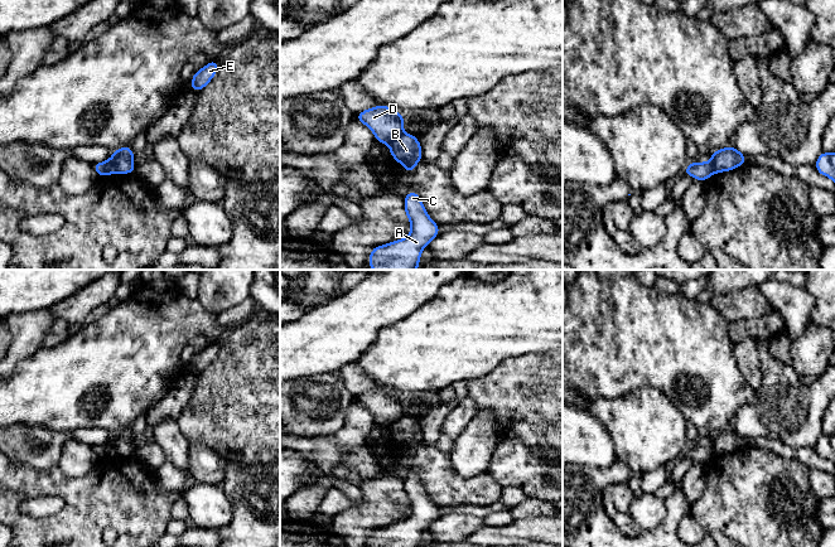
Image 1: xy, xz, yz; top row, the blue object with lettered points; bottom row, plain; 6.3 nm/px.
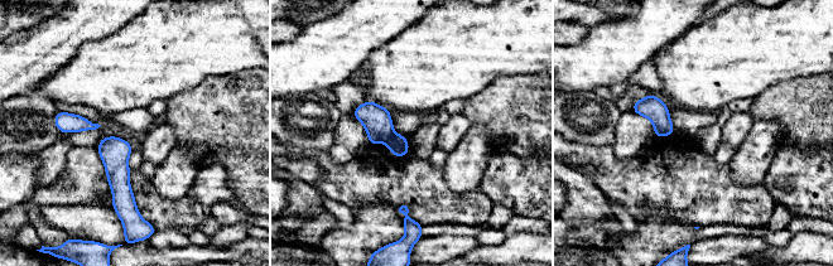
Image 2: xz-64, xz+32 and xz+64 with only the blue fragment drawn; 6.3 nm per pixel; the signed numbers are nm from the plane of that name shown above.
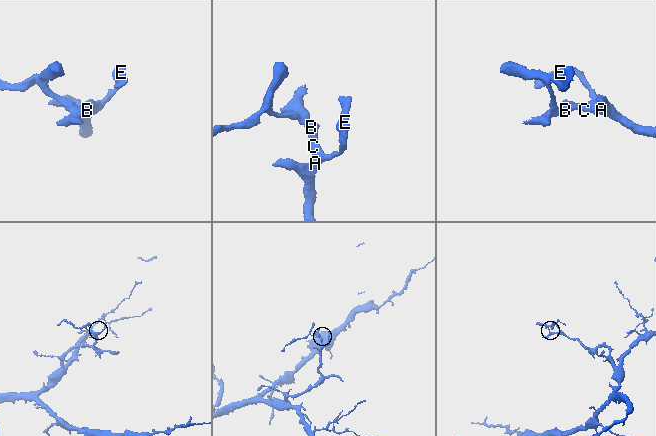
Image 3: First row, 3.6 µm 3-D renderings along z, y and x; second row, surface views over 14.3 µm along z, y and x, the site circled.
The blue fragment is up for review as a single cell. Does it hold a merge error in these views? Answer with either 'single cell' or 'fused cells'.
fused cells

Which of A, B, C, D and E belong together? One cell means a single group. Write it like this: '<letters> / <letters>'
A B C E / D

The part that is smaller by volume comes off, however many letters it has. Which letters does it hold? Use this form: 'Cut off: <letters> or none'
Cut off: D

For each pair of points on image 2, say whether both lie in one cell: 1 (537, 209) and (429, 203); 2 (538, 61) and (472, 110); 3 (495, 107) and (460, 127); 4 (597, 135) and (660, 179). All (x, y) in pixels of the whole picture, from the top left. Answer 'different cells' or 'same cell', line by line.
1: different cells
2: different cells
3: different cells
4: different cells

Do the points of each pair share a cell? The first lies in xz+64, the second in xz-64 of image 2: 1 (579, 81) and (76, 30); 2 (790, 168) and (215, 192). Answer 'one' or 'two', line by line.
1: one
2: one

